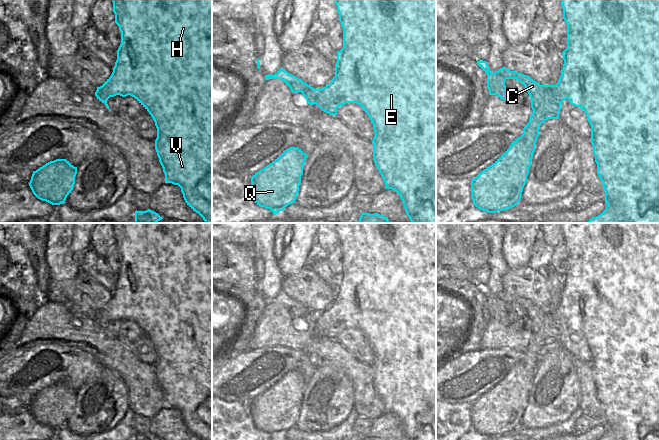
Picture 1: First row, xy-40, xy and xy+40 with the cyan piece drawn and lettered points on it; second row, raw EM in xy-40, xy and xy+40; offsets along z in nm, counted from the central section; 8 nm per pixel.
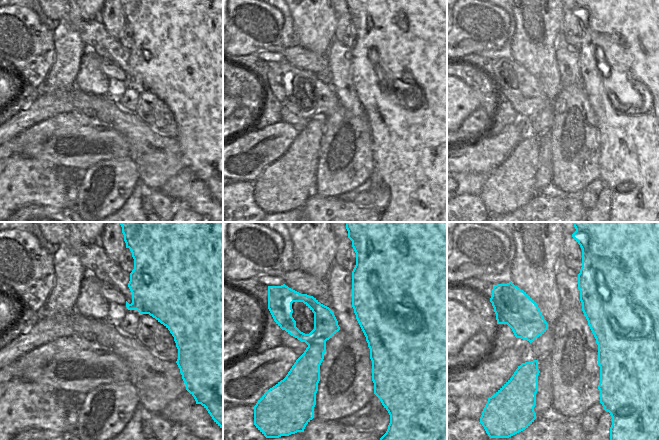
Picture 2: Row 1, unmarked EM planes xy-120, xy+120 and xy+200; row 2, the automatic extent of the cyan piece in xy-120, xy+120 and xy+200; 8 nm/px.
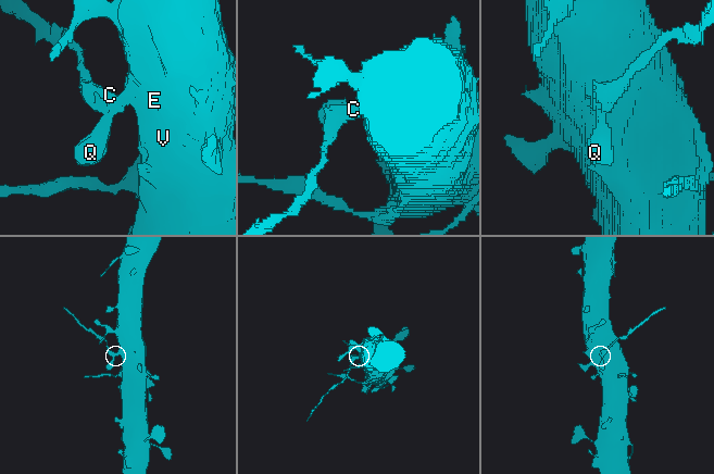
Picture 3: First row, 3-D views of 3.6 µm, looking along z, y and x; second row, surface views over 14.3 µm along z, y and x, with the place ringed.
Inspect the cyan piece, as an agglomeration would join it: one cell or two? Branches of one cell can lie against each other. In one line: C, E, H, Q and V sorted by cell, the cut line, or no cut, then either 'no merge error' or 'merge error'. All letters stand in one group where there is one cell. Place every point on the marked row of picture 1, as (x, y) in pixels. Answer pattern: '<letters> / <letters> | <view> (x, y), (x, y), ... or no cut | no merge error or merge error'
C Q / E H V | xy (327, 84), (333, 84), (334, 94), (342, 96), (347, 102) | merge error

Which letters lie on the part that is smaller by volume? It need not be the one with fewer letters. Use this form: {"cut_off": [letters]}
{"cut_off": ["C", "Q"]}

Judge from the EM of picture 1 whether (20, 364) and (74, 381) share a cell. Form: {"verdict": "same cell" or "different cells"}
{"verdict": "same cell"}

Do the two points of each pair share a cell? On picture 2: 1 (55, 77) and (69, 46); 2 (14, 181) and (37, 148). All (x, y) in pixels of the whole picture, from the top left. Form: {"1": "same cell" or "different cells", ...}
{"1": "same cell", "2": "different cells"}

